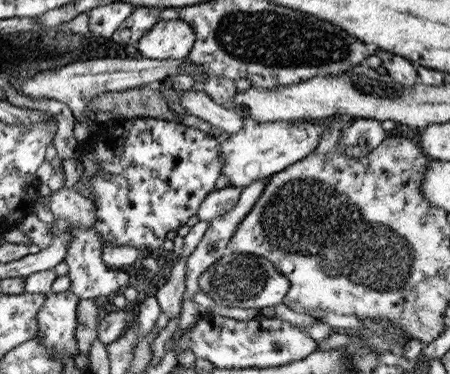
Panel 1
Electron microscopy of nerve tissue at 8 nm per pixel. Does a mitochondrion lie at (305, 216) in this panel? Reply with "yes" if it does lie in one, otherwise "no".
yes

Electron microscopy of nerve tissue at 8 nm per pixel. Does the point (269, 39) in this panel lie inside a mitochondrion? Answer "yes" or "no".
yes

